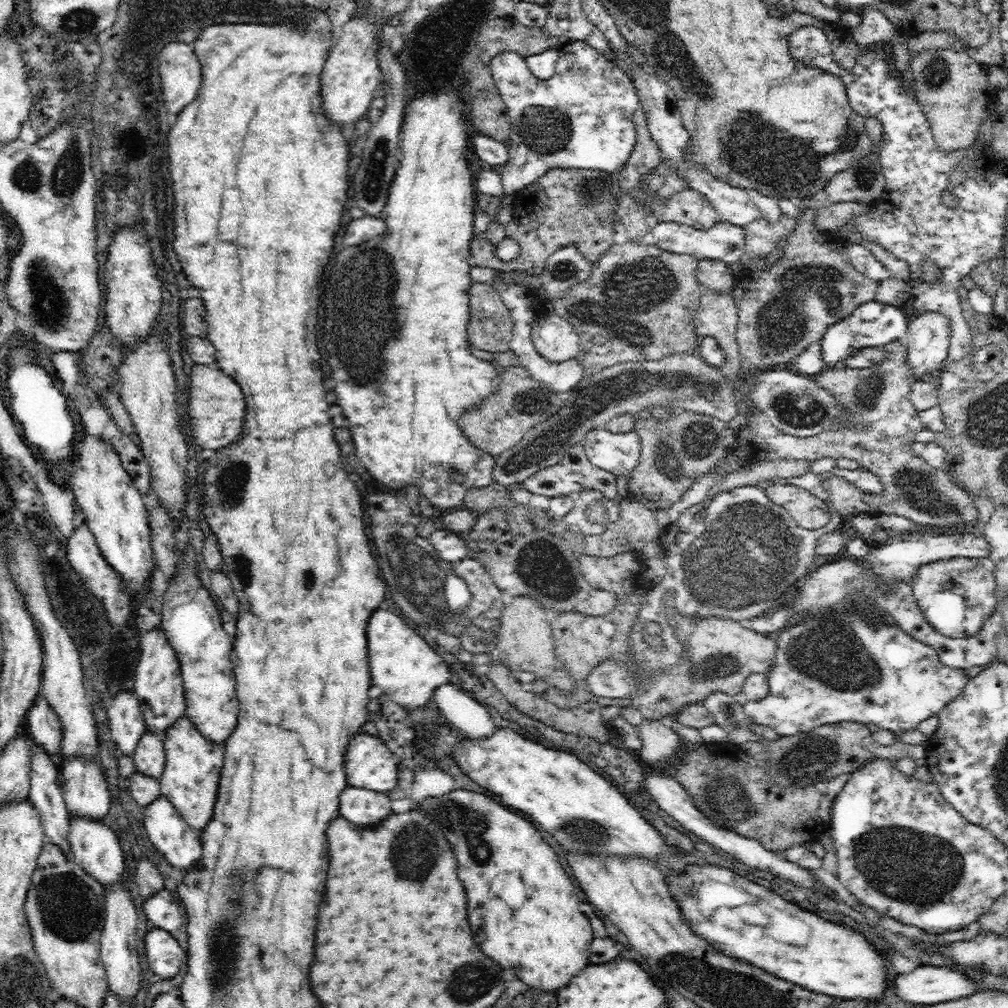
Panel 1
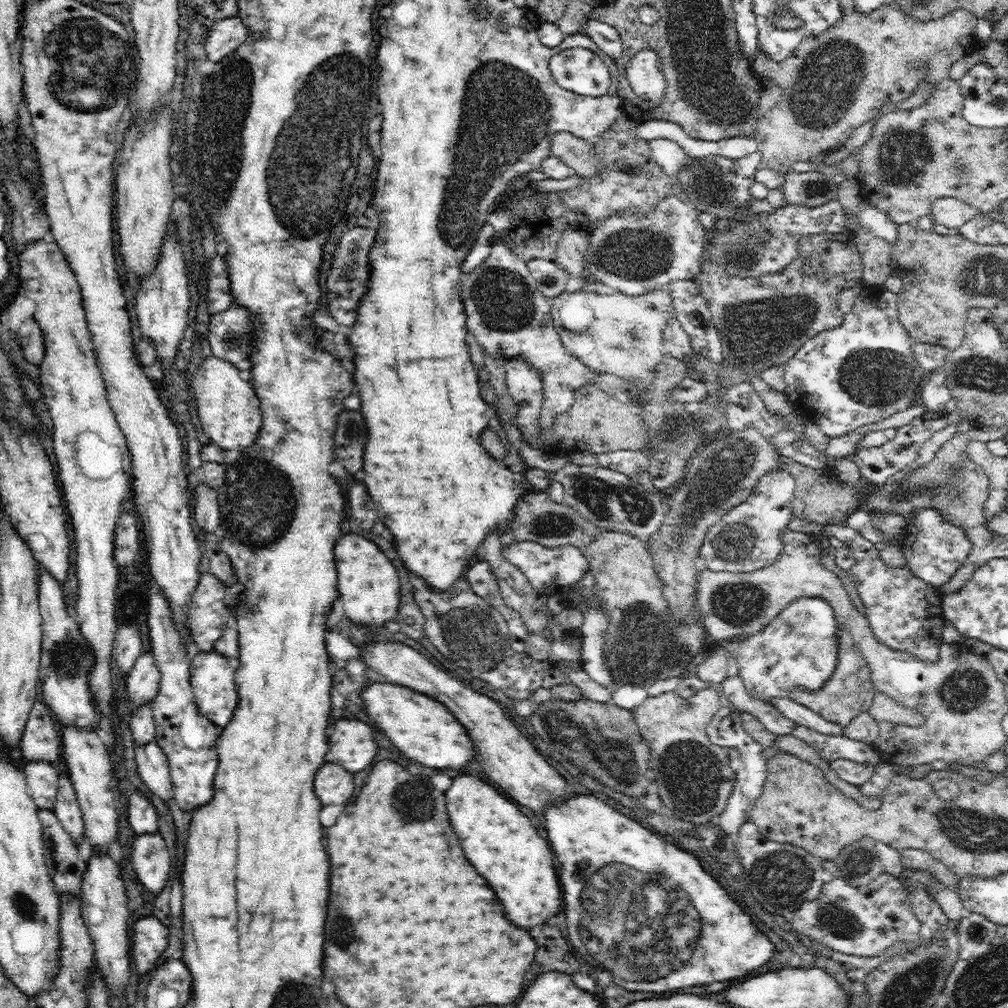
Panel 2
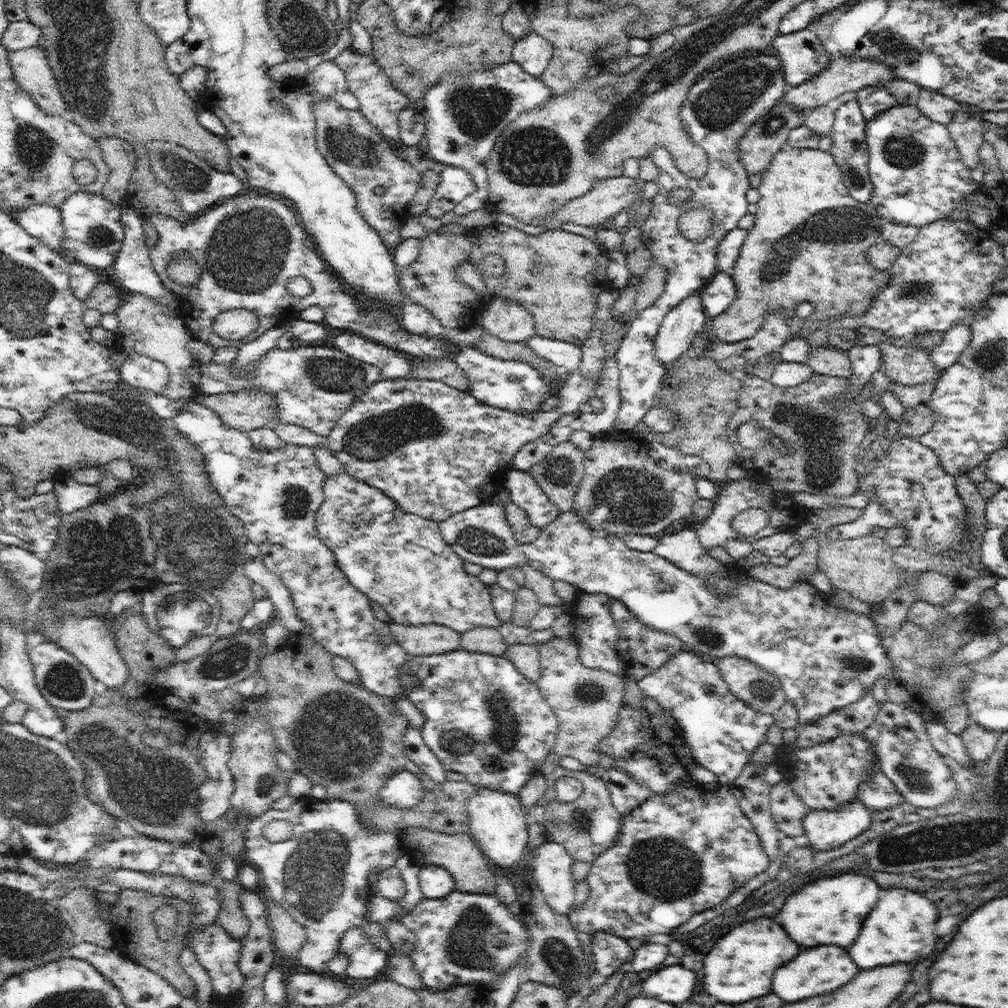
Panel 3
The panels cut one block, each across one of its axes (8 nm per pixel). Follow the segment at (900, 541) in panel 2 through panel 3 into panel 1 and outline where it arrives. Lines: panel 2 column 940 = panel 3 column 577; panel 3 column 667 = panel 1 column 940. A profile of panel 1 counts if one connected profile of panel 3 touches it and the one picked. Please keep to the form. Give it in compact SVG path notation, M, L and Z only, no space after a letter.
M961 556L921 564L910 583L924 618L944 636L975 635L996 606L995 565L990 557Z

